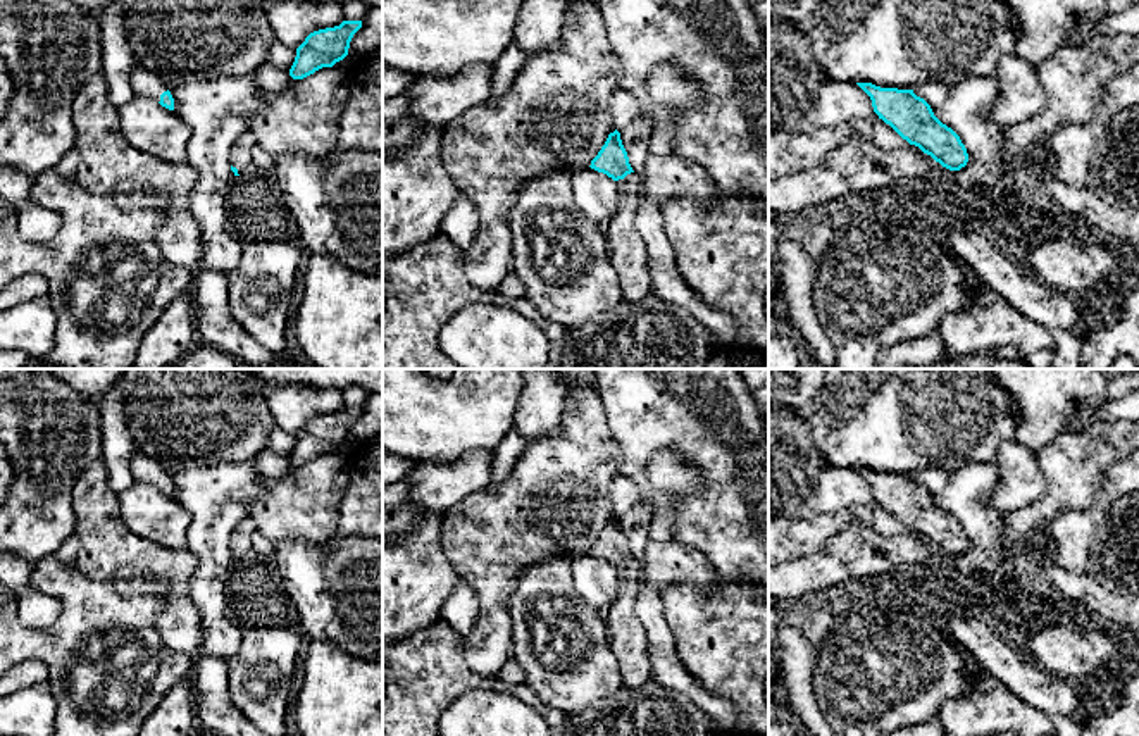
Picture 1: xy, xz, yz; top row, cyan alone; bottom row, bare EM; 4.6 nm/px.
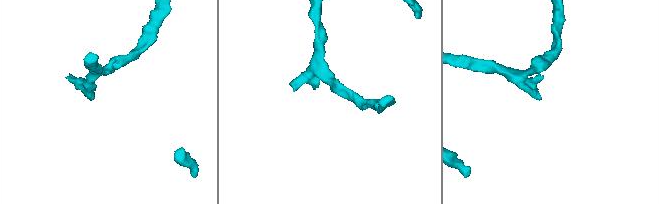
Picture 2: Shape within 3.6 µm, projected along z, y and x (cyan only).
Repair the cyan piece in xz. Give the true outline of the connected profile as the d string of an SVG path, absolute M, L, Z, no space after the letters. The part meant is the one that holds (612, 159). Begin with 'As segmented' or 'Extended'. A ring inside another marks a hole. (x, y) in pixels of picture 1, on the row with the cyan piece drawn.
Extended. M617 129L608 134L589 167L607 174L617 183L619 207L605 226L610 262L617 271L624 298L629 302L643 300L650 295L651 279L648 272L646 246L634 228L641 205L641 181L629 164L627 152Z

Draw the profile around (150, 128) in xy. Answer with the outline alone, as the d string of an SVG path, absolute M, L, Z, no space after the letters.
M133 97L117 107L121 133L129 145L167 162L186 160L190 126L159 102Z

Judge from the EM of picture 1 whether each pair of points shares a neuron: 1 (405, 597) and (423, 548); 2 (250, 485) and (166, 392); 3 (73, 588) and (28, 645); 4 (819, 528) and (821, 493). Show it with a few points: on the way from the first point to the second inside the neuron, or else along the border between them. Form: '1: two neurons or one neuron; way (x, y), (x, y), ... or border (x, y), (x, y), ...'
1: one neuron; way (405, 585), (416, 561)
2: two neurons; border (250, 461), (188, 462)
3: one neuron; way (73, 609), (73, 626), (59, 640), (49, 642)
4: two neurons; border (858, 505), (821, 512), (812, 517), (786, 516)

